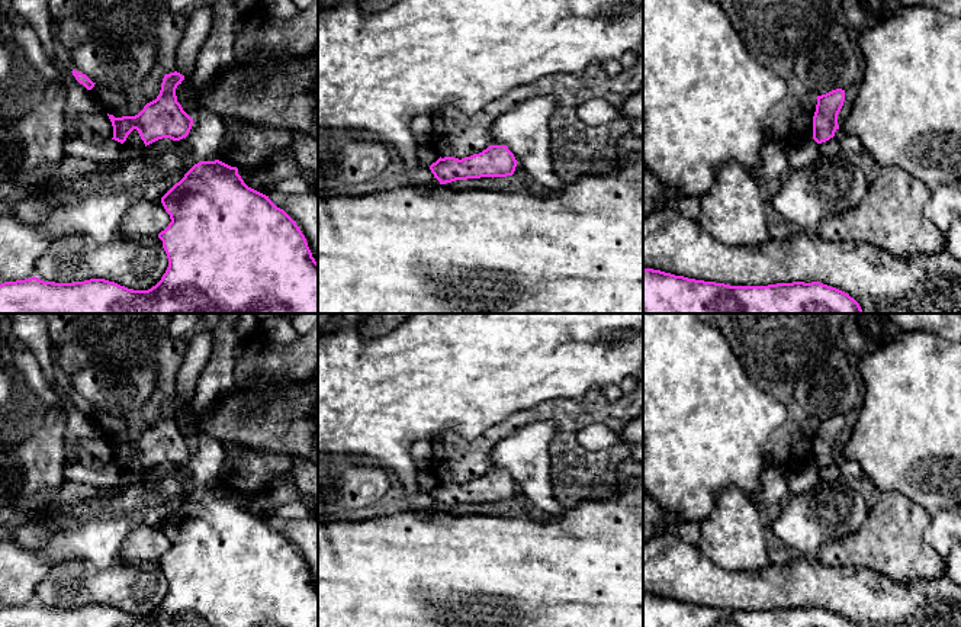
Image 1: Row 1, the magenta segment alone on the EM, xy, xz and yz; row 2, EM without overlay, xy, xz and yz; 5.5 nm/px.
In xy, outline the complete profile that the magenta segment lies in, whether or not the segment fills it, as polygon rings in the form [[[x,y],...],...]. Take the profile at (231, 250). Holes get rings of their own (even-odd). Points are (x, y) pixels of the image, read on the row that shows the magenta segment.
[[[219,160],[200,161],[161,203],[171,219],[158,234],[168,267],[155,286],[134,290],[105,279],[55,283],[33,276],[0,284],[0,314],[318,314],[318,263],[305,235],[269,196],[248,187],[237,167]]]

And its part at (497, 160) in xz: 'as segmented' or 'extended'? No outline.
as segmented

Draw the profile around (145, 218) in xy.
[[[161,200],[139,202],[131,206],[120,219],[118,234],[128,237],[154,235],[158,237],[171,222]]]

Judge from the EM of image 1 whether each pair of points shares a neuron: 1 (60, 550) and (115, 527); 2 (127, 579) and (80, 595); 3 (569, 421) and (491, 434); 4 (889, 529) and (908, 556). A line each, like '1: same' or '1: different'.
1: same
2: same
3: same
4: same

